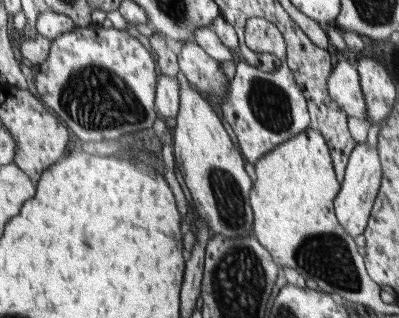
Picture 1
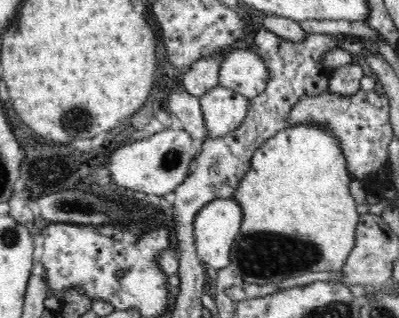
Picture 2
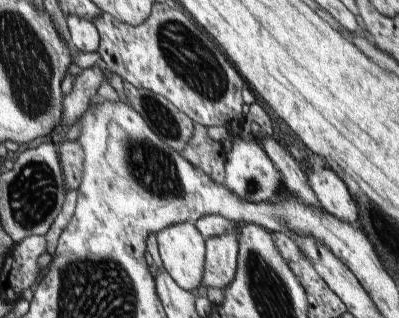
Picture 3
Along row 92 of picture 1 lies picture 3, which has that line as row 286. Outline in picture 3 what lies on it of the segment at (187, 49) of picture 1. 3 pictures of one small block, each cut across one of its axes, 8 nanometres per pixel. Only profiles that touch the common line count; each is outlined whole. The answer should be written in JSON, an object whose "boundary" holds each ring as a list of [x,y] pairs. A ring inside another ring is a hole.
{"boundary":[[[225,232],[219,238],[205,240],[205,272],[201,274],[201,284],[205,288],[225,290],[233,284],[237,274],[239,240],[235,232]]]}

